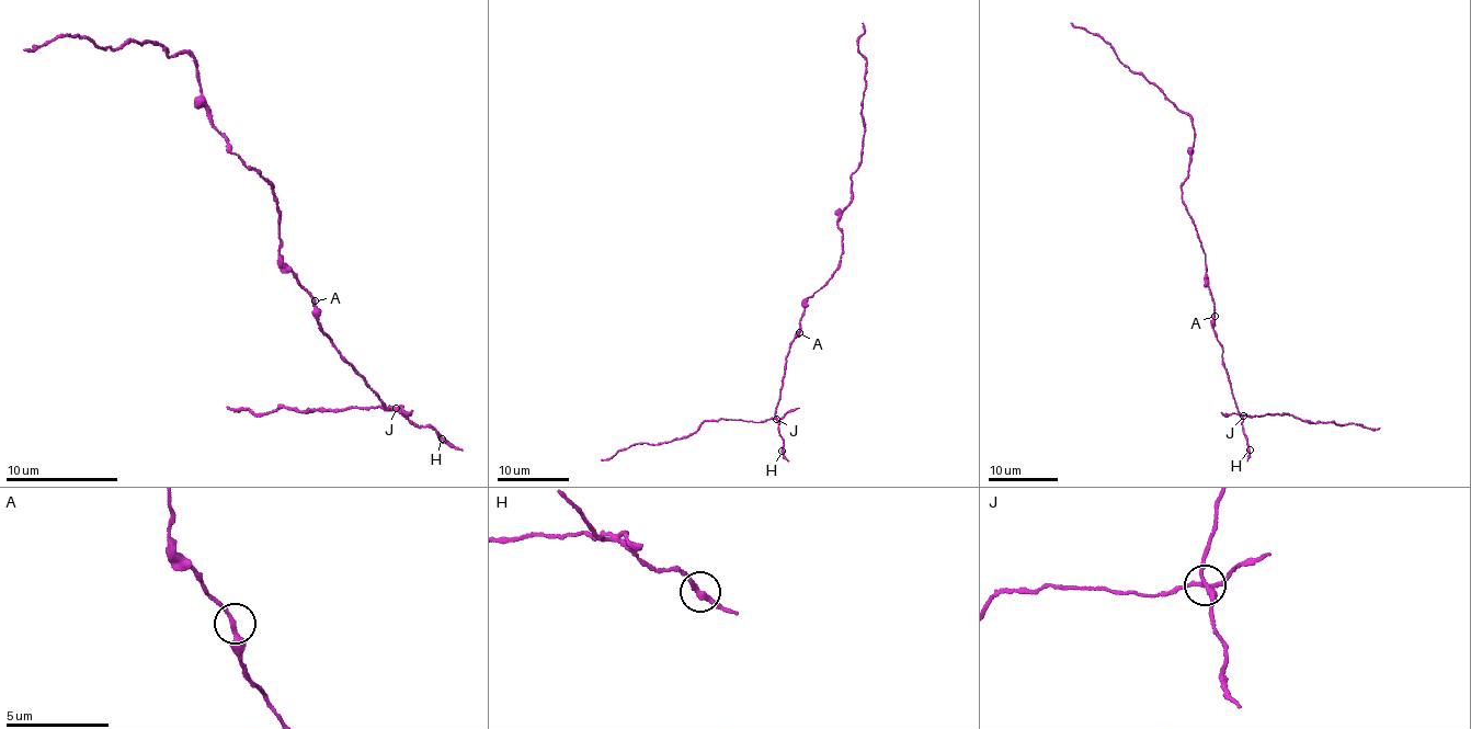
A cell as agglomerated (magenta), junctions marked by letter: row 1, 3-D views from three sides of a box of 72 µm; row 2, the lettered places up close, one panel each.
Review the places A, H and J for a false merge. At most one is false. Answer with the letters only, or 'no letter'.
J

